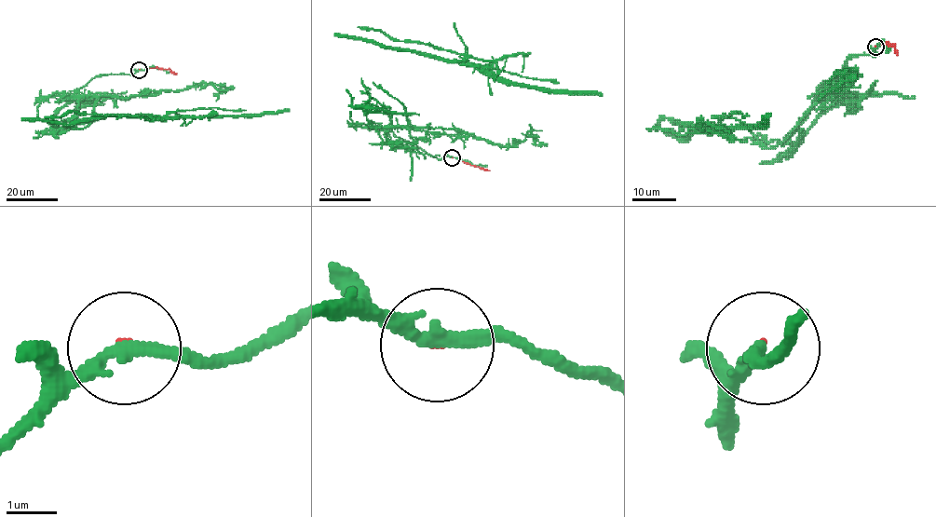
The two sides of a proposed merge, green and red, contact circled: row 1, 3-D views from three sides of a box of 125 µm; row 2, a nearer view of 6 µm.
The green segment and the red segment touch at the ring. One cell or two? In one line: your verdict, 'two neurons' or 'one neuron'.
two neurons

